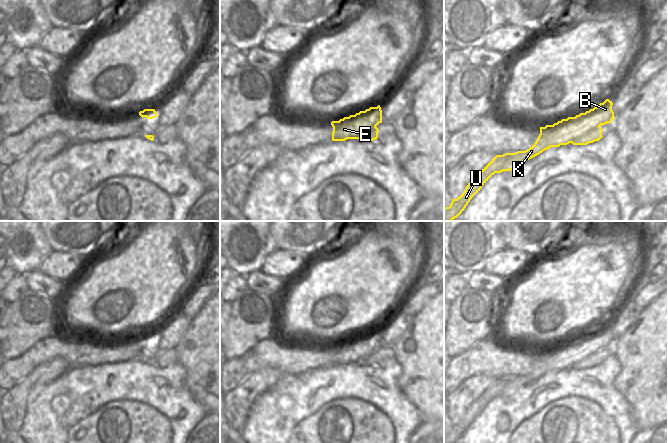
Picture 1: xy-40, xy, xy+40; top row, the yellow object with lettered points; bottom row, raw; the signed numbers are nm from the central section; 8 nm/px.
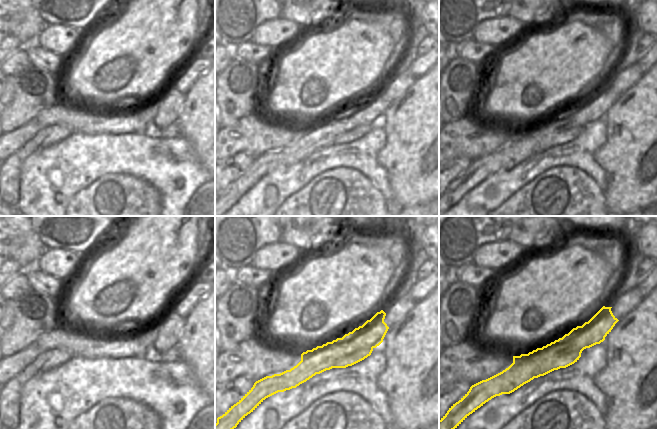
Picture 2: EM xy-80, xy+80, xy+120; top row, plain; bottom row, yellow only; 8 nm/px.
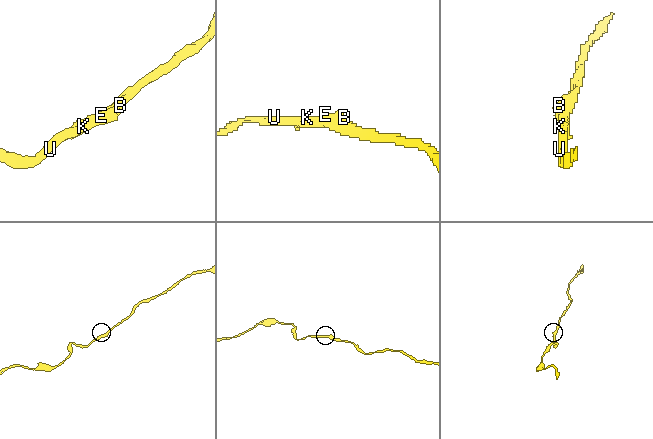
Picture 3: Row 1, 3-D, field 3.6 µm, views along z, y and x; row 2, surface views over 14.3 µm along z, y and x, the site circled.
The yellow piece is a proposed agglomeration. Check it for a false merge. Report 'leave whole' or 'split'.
leave whole

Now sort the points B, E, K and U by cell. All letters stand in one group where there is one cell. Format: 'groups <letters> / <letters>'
groups B E K U

